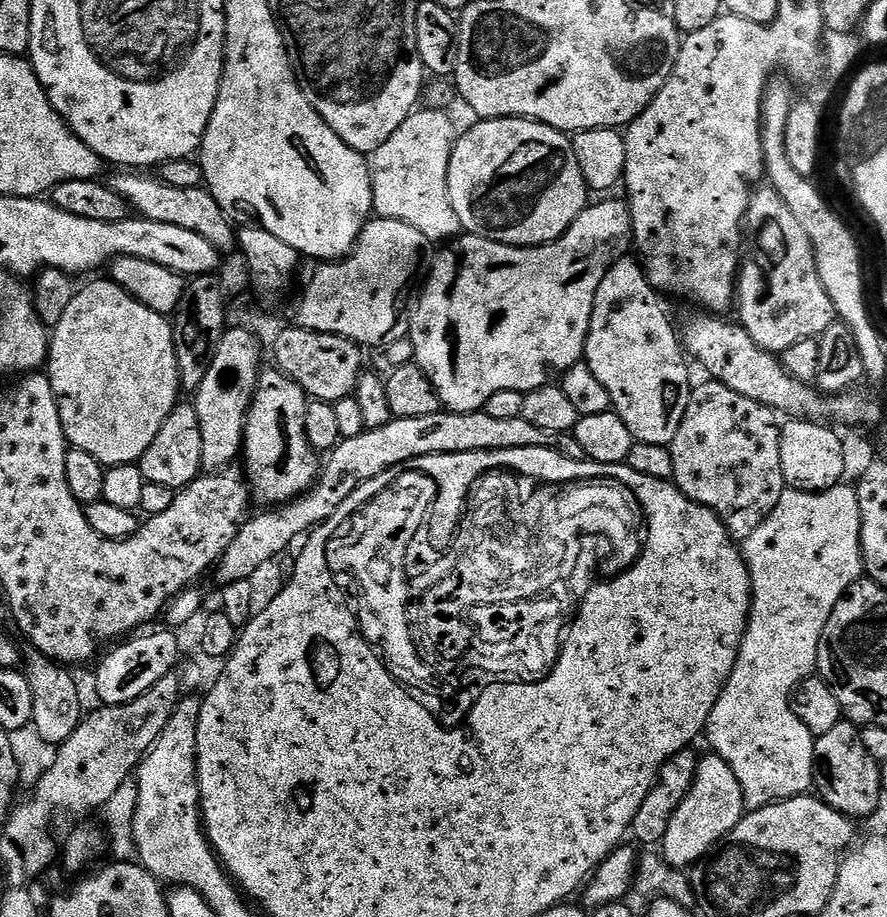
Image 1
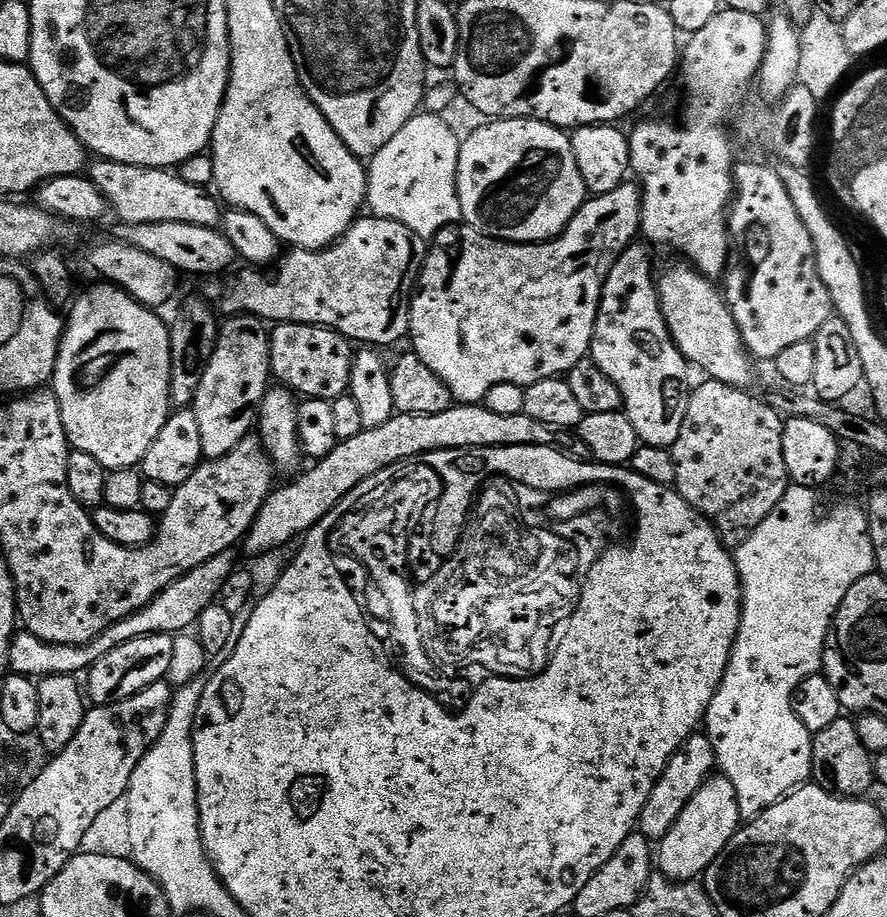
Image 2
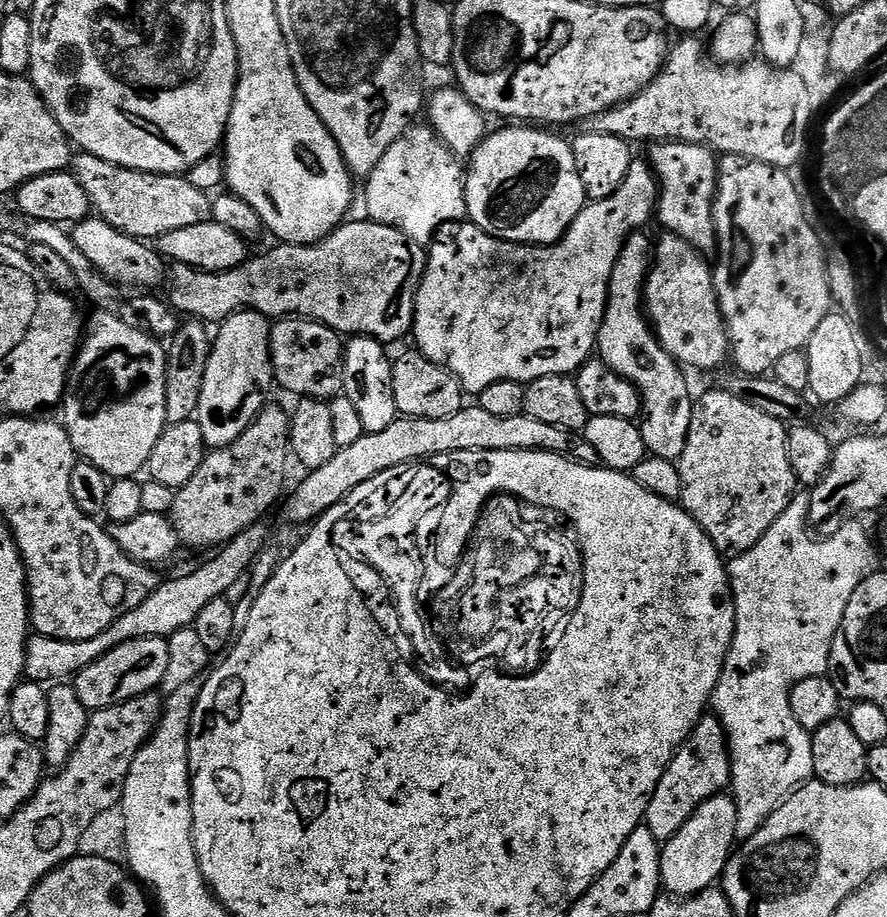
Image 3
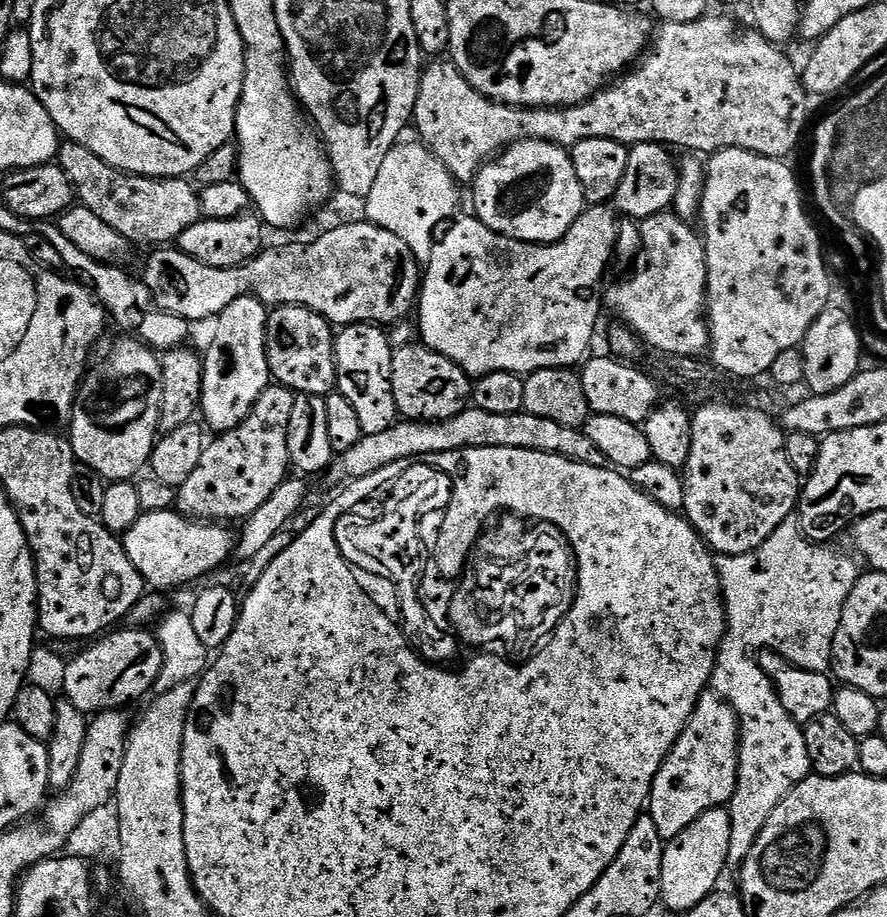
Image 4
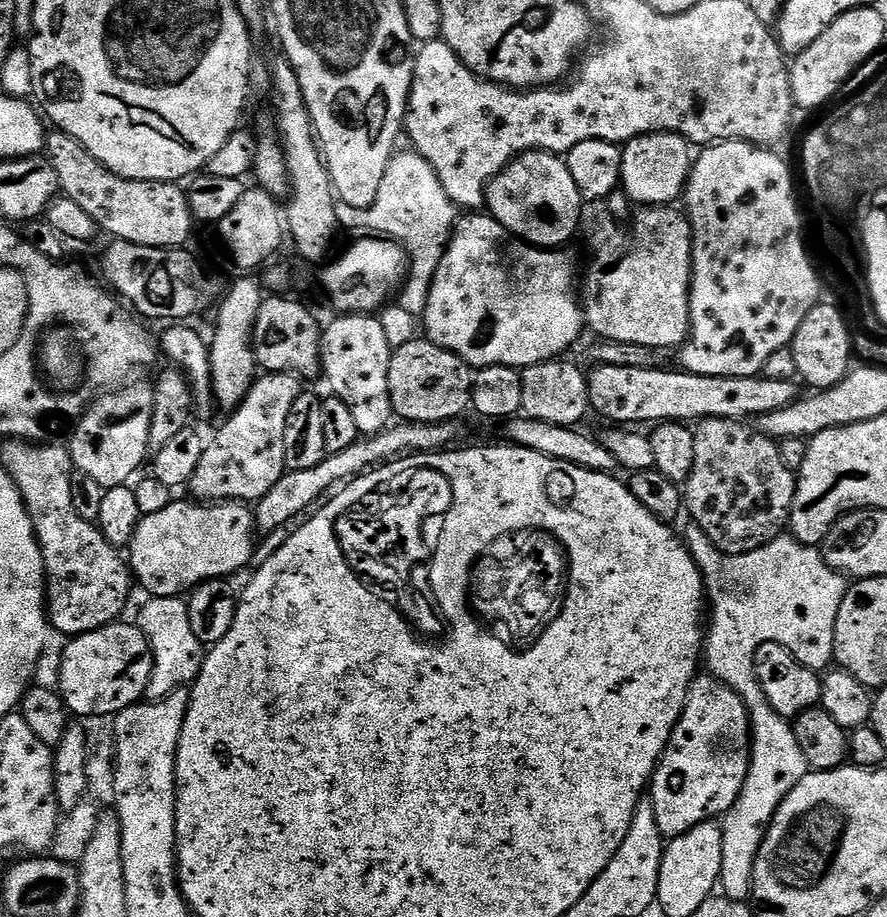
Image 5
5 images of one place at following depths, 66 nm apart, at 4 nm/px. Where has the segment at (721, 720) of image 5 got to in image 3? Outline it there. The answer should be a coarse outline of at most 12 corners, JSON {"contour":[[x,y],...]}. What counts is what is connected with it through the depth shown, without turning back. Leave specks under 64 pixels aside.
{"contour":[[705,714],[672,755],[643,823],[669,840],[729,787],[728,739]]}

